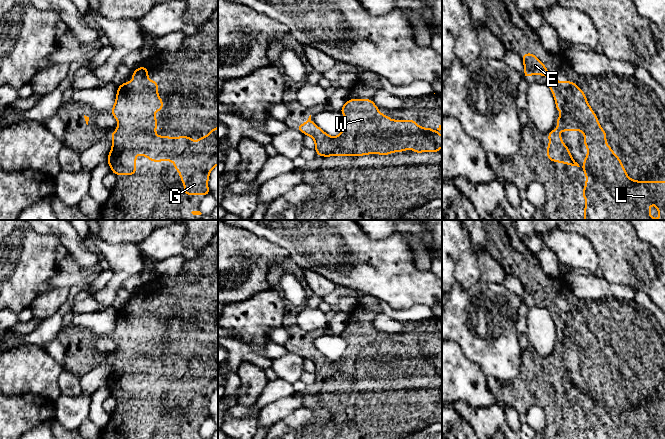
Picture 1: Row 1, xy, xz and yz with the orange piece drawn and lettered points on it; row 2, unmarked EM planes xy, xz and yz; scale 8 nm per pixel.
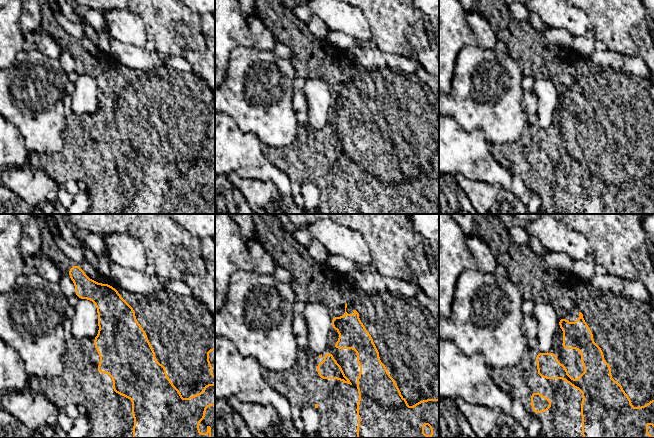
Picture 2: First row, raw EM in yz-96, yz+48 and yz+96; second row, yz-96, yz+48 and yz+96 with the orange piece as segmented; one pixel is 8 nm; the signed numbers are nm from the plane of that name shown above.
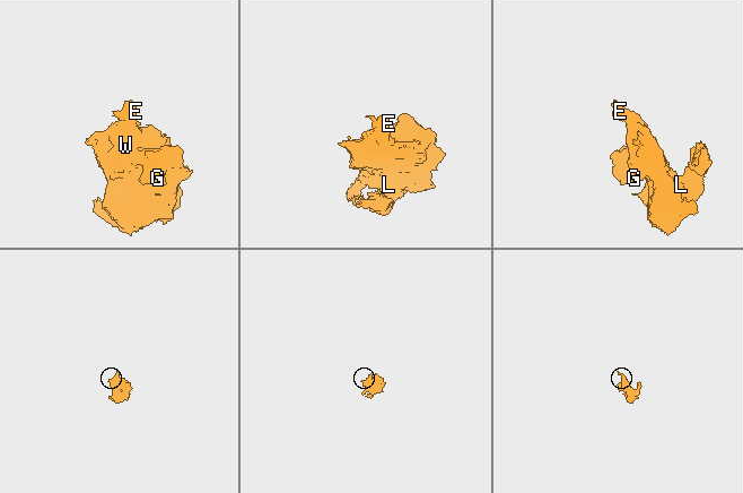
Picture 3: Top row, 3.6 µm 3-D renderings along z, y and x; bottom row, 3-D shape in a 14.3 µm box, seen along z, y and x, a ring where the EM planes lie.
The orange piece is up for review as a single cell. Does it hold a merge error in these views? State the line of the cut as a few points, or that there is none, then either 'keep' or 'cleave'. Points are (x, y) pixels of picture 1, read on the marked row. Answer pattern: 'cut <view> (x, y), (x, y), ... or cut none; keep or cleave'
cut none; keep

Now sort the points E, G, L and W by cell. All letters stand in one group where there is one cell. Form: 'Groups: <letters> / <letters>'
Groups: E G L W

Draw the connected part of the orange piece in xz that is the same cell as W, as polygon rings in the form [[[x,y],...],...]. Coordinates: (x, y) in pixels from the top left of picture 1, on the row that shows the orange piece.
[[[349,99],[343,107],[340,109],[340,112],[345,116],[346,118],[346,126],[343,129],[343,131],[335,137],[329,136],[326,134],[321,128],[319,128],[315,123],[312,122],[311,120],[311,115],[309,116],[308,120],[302,124],[298,125],[296,128],[299,131],[302,131],[304,135],[308,135],[312,137],[315,141],[315,150],[316,154],[318,156],[324,156],[324,157],[329,157],[329,156],[362,156],[362,155],[369,155],[372,153],[376,153],[379,155],[389,155],[392,152],[404,152],[406,149],[412,149],[415,153],[421,153],[421,152],[439,152],[440,149],[442,148],[442,145],[440,144],[442,142],[442,135],[435,132],[434,129],[432,128],[423,128],[421,126],[418,126],[417,120],[391,120],[388,115],[382,115],[380,111],[378,110],[378,107],[375,105],[375,103],[371,99]]]

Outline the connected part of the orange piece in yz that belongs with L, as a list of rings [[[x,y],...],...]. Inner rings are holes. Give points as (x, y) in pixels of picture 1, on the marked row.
[[[526,53],[522,57],[524,63],[525,74],[522,75],[527,79],[529,75],[548,76],[547,85],[550,87],[556,102],[556,111],[561,111],[563,114],[556,118],[559,123],[557,128],[548,133],[548,140],[551,142],[547,145],[547,158],[550,161],[558,163],[566,163],[569,166],[580,167],[579,164],[572,158],[569,148],[562,142],[559,134],[560,131],[583,131],[584,146],[588,148],[588,155],[584,157],[583,172],[586,174],[586,184],[583,190],[583,197],[586,200],[584,208],[584,220],[665,220],[665,181],[642,181],[631,179],[626,174],[626,168],[622,166],[622,160],[619,159],[614,151],[606,142],[606,132],[601,128],[597,116],[591,109],[586,95],[583,90],[573,82],[556,81],[551,78],[551,73],[546,69],[545,65],[532,53]],[[650,204],[656,205],[660,214],[660,219],[653,219],[650,216]]]

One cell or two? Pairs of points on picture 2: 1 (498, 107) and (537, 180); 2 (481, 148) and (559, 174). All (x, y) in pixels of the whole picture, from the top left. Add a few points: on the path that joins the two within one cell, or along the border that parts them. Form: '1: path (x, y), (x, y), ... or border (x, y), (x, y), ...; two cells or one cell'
1: border (527, 124), (522, 135), (517, 140), (493, 144); two cells
2: border (490, 144), (492, 156), (506, 168); two cells

